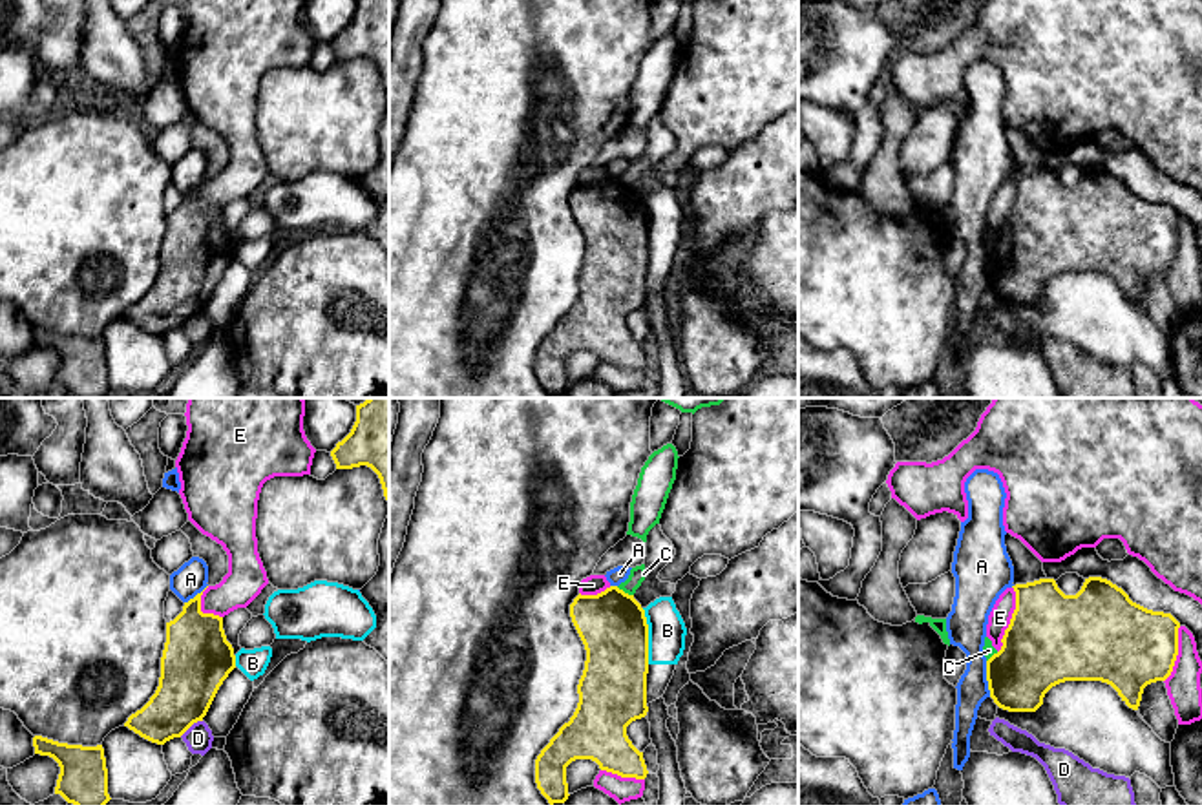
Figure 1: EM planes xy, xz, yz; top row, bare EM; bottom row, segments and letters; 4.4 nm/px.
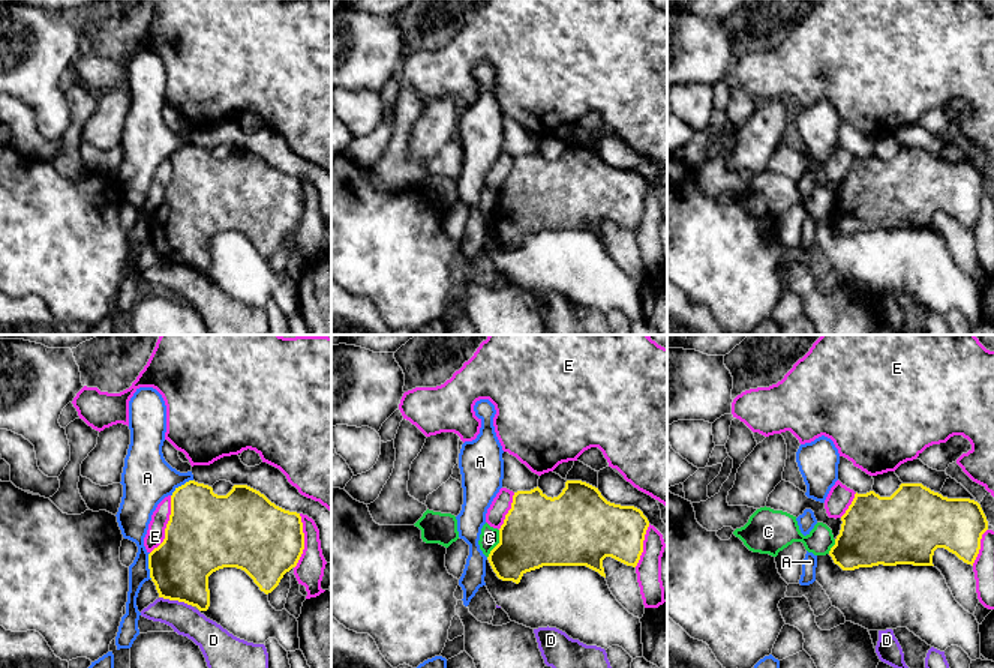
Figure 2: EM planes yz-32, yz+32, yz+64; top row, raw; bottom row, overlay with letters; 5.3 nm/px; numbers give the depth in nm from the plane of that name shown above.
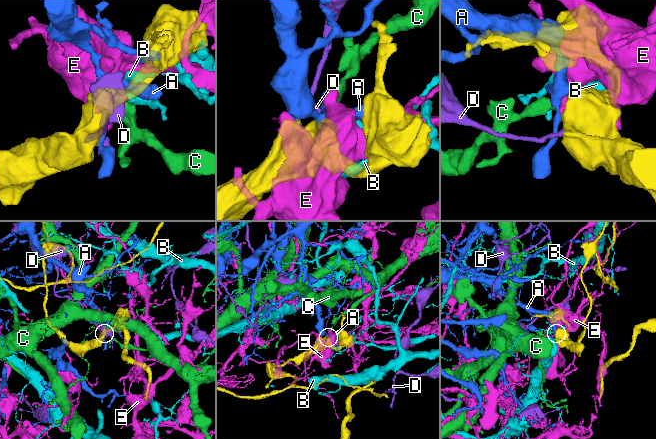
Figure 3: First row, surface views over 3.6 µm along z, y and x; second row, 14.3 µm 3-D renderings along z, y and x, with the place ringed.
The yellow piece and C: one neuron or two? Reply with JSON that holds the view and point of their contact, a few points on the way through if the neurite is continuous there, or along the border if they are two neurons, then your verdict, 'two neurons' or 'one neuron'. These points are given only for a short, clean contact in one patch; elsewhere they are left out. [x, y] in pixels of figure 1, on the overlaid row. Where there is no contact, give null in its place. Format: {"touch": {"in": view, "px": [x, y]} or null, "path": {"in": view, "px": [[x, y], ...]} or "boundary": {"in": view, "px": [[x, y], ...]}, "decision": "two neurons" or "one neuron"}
{"touch": {"in": "xz", "px": [623, 592]}, "boundary": {"in": "xz", "px": [[616, 586], [632, 595]]}, "decision": "two neurons"}

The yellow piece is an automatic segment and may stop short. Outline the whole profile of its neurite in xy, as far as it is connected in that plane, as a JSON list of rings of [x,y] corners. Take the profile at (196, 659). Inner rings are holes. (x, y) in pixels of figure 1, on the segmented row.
[[[203,591],[185,602],[183,612],[166,622],[159,686],[150,701],[124,723],[124,727],[157,745],[181,737],[194,723],[203,721],[219,686],[236,668],[236,655],[227,641],[223,617],[203,613],[201,595]]]

